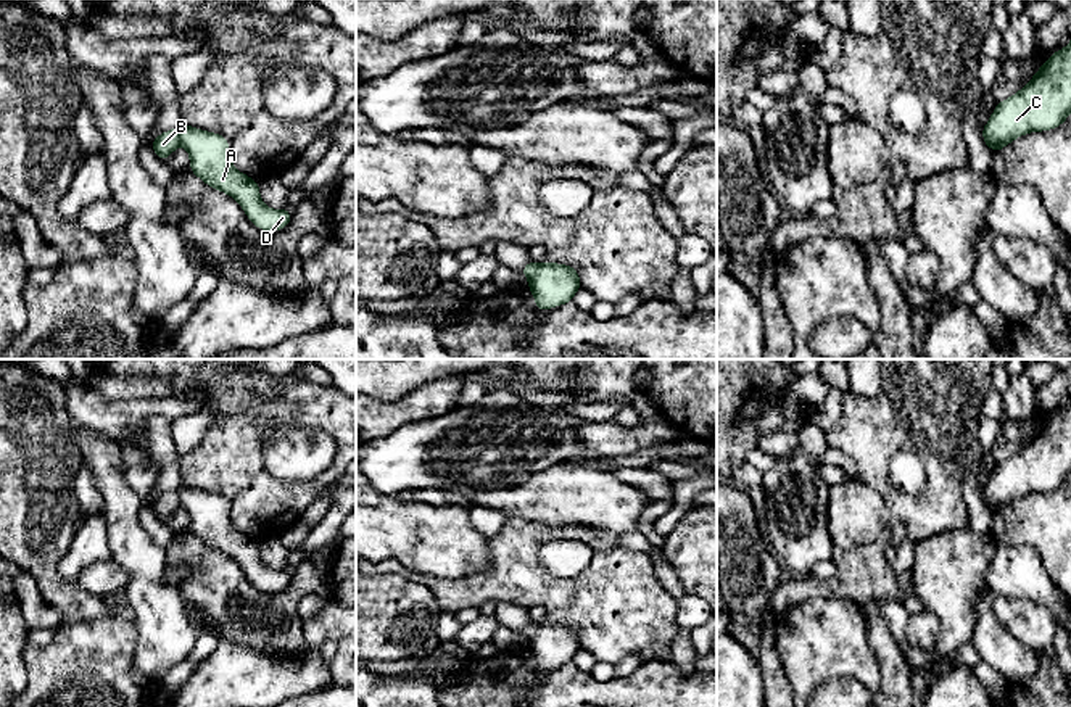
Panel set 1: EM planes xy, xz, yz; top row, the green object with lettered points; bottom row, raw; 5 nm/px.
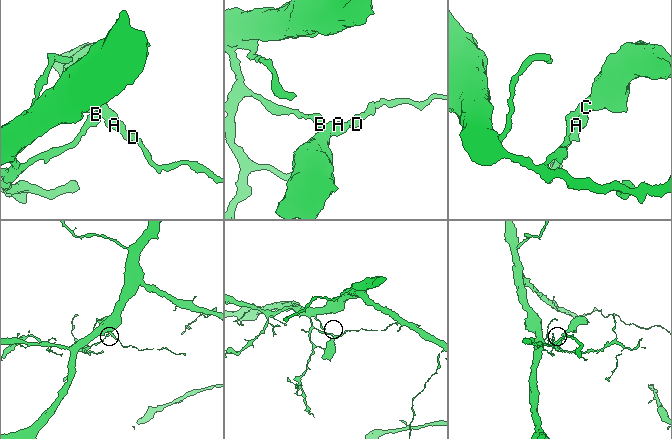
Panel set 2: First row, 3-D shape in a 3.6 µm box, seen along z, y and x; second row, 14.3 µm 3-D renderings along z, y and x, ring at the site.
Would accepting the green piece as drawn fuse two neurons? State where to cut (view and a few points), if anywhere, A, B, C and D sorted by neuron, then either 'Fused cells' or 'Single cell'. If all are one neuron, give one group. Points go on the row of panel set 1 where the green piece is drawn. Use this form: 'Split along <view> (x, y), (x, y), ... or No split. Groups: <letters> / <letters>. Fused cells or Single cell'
Split along xz (540, 264), (529, 281). Groups: A C D / B. Fused cells

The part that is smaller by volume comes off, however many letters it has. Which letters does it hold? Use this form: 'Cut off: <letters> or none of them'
Cut off: A, C, D

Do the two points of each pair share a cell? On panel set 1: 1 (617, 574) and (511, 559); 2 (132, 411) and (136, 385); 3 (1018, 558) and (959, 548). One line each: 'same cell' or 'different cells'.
1: same cell
2: different cells
3: different cells

